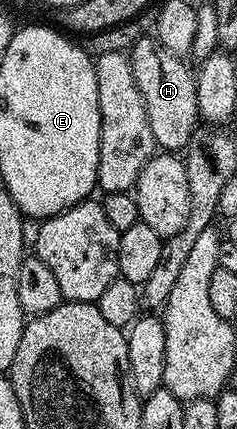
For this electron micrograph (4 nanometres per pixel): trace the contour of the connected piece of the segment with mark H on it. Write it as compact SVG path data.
M153 36L139 39L128 51L135 84L147 108L153 141L162 151L181 152L186 149L191 136L199 129L197 113L197 80L194 71L184 66L178 55L166 50Z

